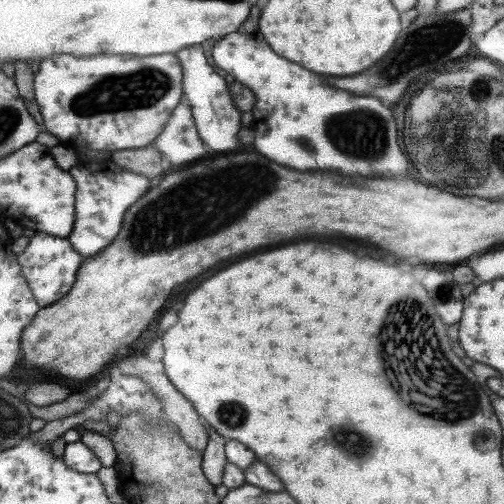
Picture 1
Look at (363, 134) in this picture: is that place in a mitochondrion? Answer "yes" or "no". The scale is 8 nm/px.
yes

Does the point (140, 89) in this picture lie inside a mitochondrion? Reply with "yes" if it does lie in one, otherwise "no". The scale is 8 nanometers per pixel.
yes

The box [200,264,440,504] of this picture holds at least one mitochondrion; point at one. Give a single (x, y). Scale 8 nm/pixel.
(353, 442)

